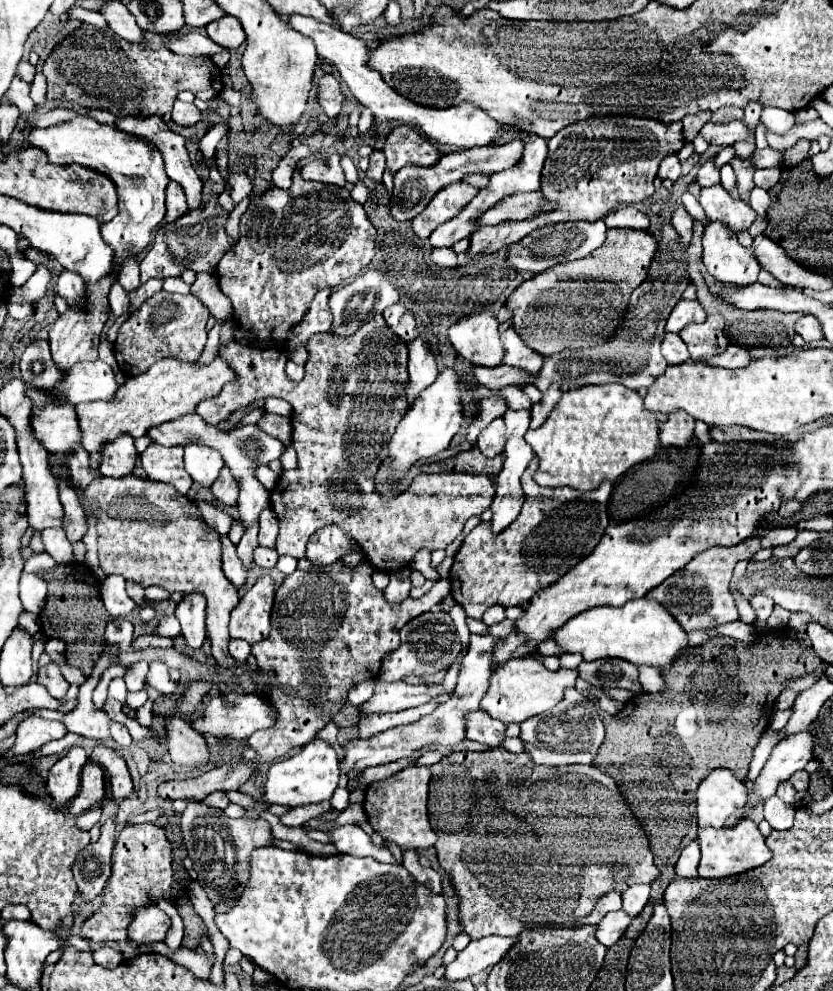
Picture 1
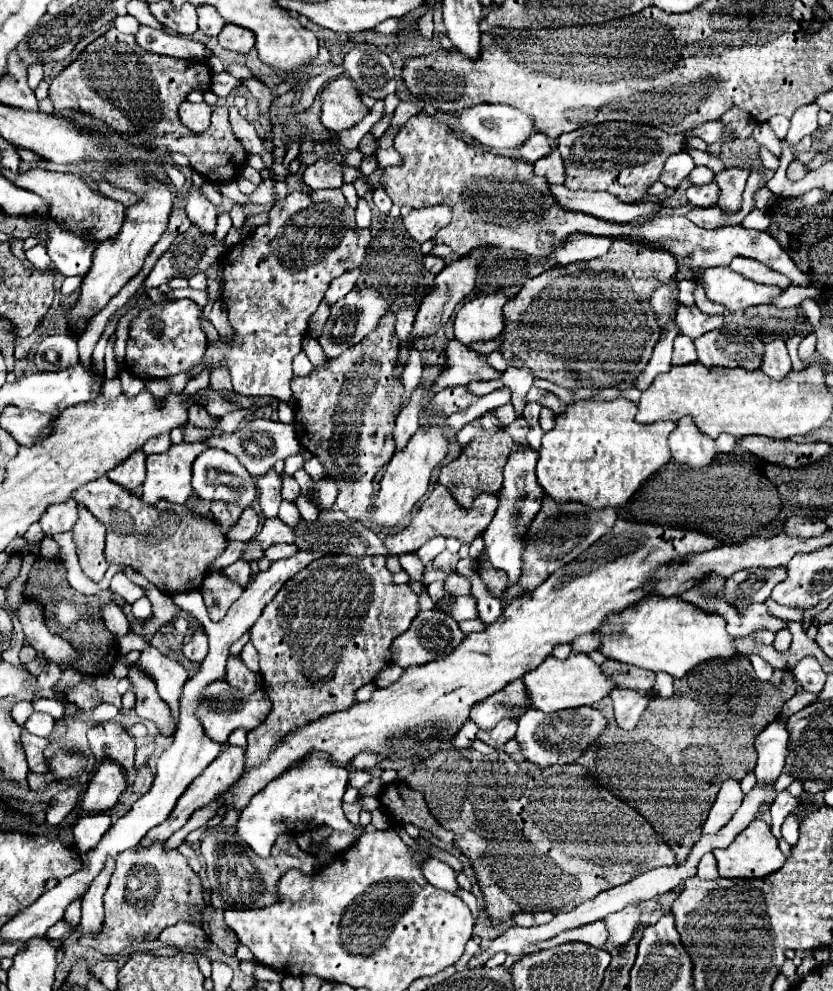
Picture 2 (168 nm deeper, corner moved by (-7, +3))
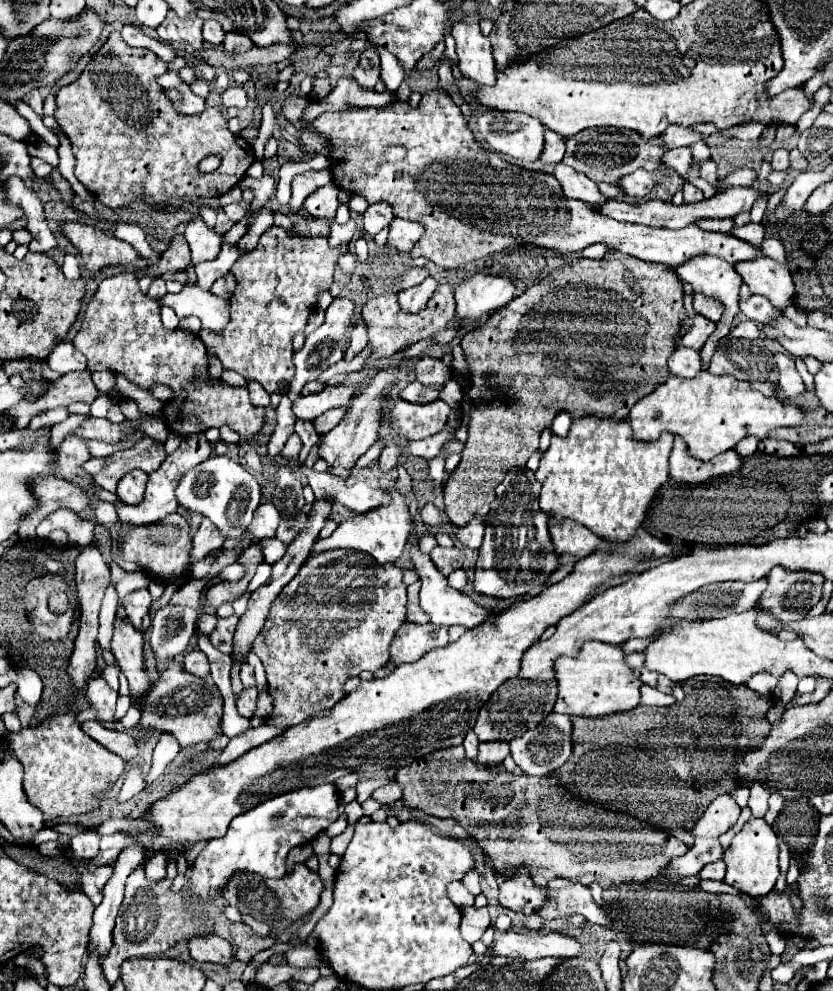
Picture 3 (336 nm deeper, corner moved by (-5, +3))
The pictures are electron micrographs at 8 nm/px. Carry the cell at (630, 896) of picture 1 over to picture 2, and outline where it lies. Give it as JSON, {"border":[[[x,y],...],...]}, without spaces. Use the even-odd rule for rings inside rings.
{"border":[[[632,903],[626,909],[612,913],[604,919],[606,929],[608,929],[608,945],[606,951],[608,953],[620,953],[622,947],[632,939],[634,927],[640,919],[640,903]]]}

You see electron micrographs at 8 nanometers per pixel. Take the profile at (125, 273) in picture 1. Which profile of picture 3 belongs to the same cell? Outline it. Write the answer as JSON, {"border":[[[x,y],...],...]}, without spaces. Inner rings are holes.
{"border":[[[162,306],[160,314],[162,323],[167,329],[175,329],[179,326],[180,320],[172,308],[168,306]]]}

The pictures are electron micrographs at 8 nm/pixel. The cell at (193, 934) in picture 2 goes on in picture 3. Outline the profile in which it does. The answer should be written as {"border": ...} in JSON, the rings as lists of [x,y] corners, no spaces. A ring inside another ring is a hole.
{"border":[[[202,935],[192,937],[188,941],[190,957],[194,961],[212,961],[212,963],[230,963],[232,945],[218,935]]]}

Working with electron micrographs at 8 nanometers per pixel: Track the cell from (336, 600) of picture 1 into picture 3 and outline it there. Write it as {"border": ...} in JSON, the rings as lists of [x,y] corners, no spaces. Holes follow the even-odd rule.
{"border":[[[346,549],[314,555],[274,599],[266,623],[252,643],[252,651],[262,661],[268,677],[268,693],[274,699],[270,723],[278,729],[288,729],[308,717],[330,711],[346,697],[344,683],[350,677],[358,677],[362,671],[374,673],[388,663],[390,641],[406,623],[406,585],[402,583],[400,567],[394,563],[380,565],[362,555]]]}

